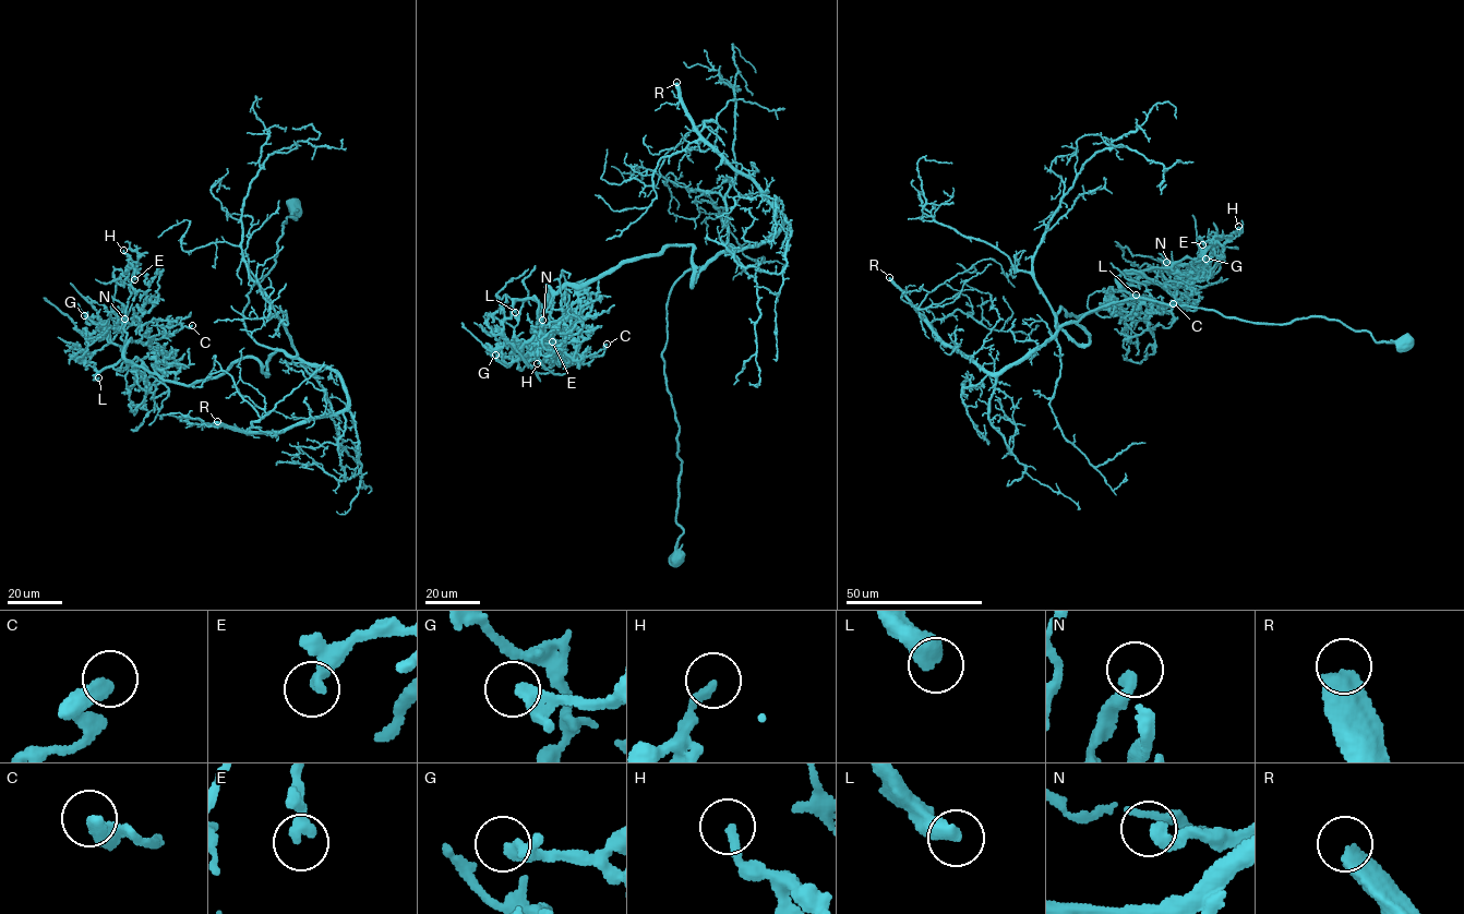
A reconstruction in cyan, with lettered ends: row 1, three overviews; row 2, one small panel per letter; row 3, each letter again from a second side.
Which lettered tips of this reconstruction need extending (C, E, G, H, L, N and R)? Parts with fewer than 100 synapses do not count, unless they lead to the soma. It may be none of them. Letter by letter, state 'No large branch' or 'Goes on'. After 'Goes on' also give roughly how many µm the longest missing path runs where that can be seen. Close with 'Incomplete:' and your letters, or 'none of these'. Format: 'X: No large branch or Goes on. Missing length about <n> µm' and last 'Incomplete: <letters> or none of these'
C: No large branch
E: No large branch
G: No large branch
H: No large branch
L: Goes on. Missing length about 70 µm
N: No large branch
R: Goes on. Missing length about 110 µm
Incomplete: L, R

